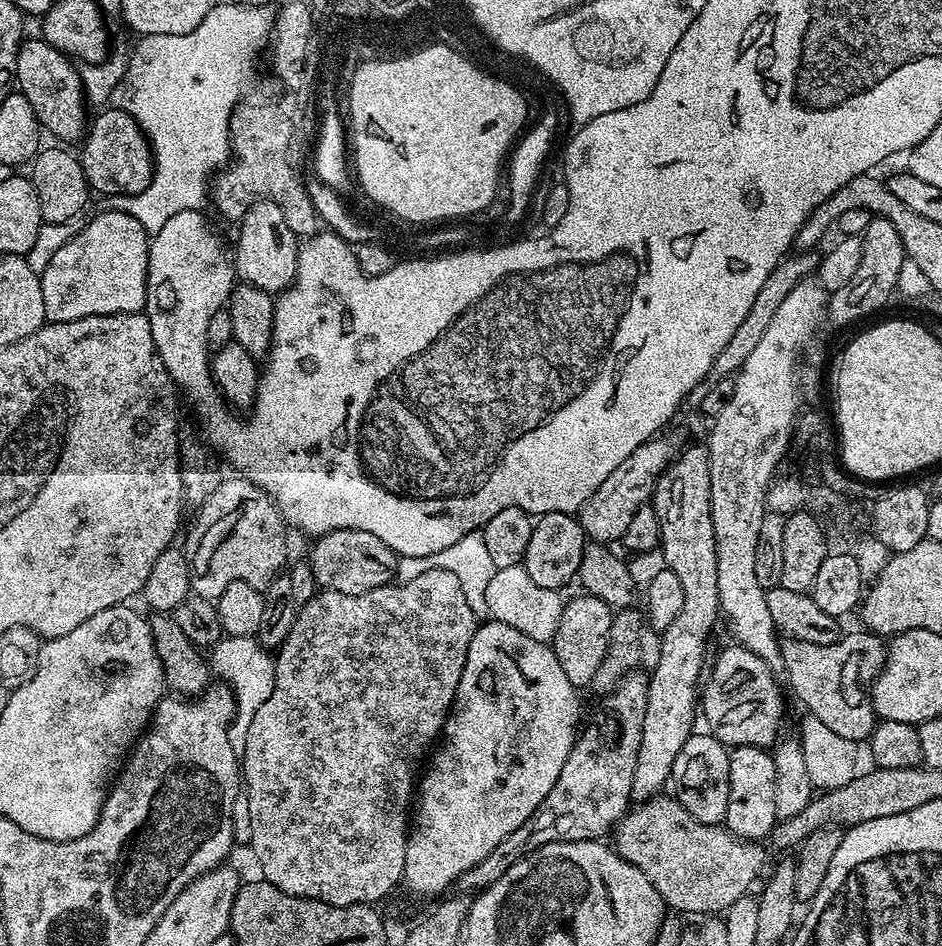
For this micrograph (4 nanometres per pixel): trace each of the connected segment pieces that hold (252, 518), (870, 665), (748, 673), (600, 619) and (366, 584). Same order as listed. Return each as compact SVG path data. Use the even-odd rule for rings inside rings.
M243 478L236 480L221 479L218 490L204 500L198 509L200 516L193 526L196 545L187 549L188 569L190 570L190 586L192 592L203 600L215 601L230 586L230 582L250 582L250 586L261 590L267 588L274 577L281 575L284 563L288 560L288 540L284 537L286 525L283 516L276 509L275 502L258 486Z
M859 631L849 636L848 633L841 635L834 644L785 639L780 645L780 653L784 663L783 675L788 676L793 694L804 703L804 712L818 718L839 737L864 742L878 723L868 687L882 670L886 644L875 632ZM848 664L852 664L852 680L848 677Z
M739 646L731 647L722 649L720 657L715 657L713 674L708 684L702 688L702 720L708 723L707 731L725 746L771 749L781 735L780 719L784 716L784 696L776 685L777 673L768 668L766 662L758 658L758 654Z
M579 594L573 600L569 599L562 610L562 618L558 618L558 630L550 641L552 652L558 658L558 666L570 682L577 686L588 686L598 666L606 657L607 638L610 634L610 626L614 609L602 598Z
M339 528L315 537L312 553L308 556L307 567L321 589L342 594L366 594L375 588L393 583L398 557L382 538L366 530Z

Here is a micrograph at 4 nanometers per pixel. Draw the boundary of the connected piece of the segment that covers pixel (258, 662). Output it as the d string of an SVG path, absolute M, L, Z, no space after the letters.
M224 636L219 643L212 646L208 661L215 677L228 685L235 698L236 712L228 725L227 737L230 740L231 749L238 756L243 755L246 735L249 733L254 714L258 712L258 707L270 698L274 688L275 659L267 649L261 647L255 637Z

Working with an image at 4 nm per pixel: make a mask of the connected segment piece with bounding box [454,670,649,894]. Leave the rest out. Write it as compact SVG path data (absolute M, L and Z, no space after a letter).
M635 670L626 673L617 682L617 686L611 693L605 695L599 702L600 709L596 712L596 717L583 725L582 731L577 735L570 754L566 758L566 763L562 765L562 774L558 774L558 782L550 786L550 794L541 802L540 808L514 830L514 834L506 834L478 866L470 866L466 874L462 874L456 880L455 891L460 894L478 894L485 888L489 888L514 862L526 858L534 850L538 850L547 844L557 844L558 842L578 842L579 840L600 840L604 835L611 833L621 818L628 813L630 805L633 803L632 787L634 786L634 765L638 763L638 746L642 746L642 721L646 718L646 694L648 693L649 673L643 670Z

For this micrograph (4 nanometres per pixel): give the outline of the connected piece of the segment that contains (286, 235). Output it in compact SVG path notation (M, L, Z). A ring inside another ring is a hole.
M253 200L238 222L240 233L234 248L234 272L245 284L253 284L269 294L279 294L289 288L296 276L298 238L286 226L282 210L269 200Z

